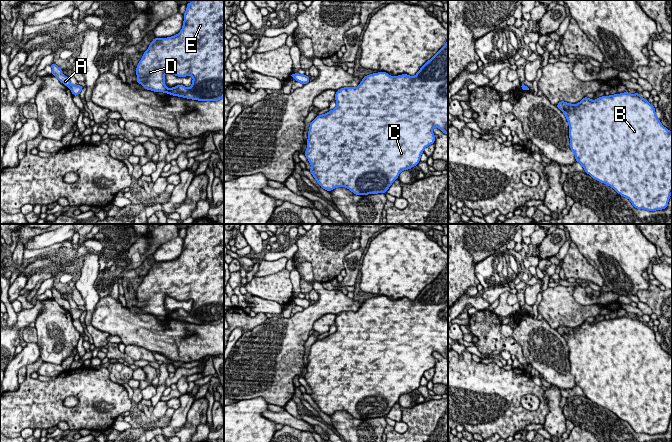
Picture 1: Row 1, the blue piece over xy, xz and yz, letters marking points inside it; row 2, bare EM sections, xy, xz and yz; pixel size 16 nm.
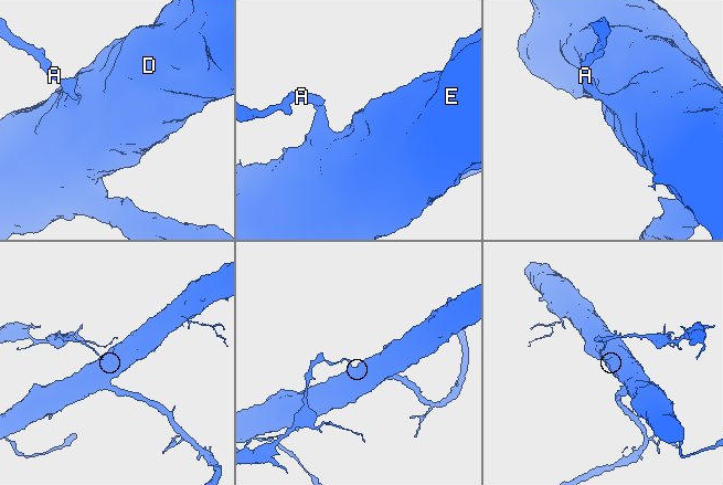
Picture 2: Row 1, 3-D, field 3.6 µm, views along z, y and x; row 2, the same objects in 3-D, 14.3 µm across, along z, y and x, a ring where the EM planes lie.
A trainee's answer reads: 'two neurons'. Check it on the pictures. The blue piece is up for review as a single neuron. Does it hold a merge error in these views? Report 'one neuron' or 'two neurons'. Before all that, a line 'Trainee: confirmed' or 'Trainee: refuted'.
Trainee: confirmed
two neurons

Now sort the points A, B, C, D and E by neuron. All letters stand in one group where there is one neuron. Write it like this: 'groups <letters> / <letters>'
groups A / B C D E

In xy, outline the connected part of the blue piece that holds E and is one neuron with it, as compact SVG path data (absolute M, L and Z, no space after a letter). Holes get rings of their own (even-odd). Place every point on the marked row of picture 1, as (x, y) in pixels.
M194 0L187 3L181 31L172 37L154 38L136 68L136 80L145 89L198 101L224 98L224 0ZM165 74L192 76L190 88L177 85L168 89Z

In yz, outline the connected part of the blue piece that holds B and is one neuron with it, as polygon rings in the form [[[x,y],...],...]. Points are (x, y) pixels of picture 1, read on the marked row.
[[[626,91],[621,94],[602,96],[596,100],[584,97],[576,105],[561,101],[556,106],[564,113],[569,124],[570,149],[574,152],[576,161],[582,165],[587,174],[593,179],[610,186],[621,196],[628,198],[636,209],[656,211],[667,208],[672,193],[672,132],[661,124],[652,104],[640,94],[630,94]]]

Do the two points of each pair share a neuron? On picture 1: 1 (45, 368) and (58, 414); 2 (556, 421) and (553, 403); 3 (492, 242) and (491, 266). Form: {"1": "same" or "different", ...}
{"1": "different", "2": "same", "3": "different"}

